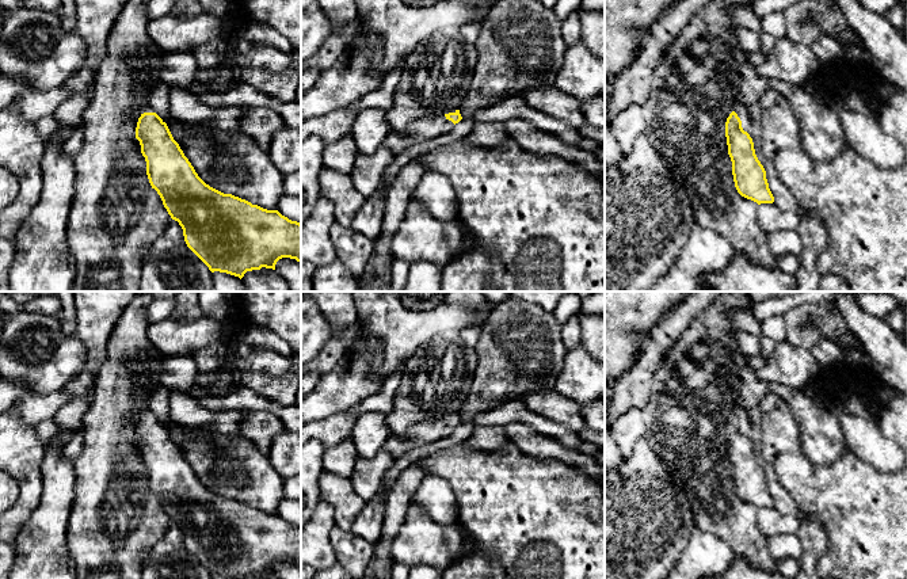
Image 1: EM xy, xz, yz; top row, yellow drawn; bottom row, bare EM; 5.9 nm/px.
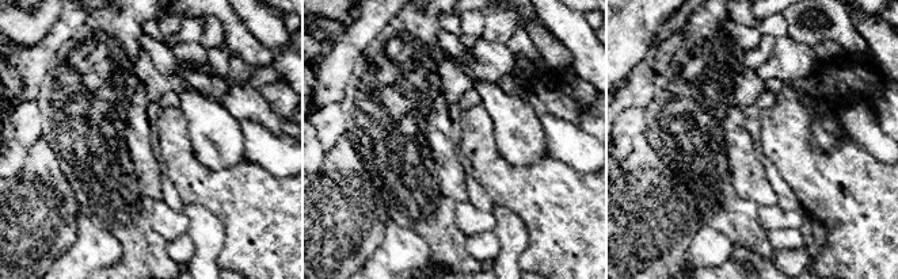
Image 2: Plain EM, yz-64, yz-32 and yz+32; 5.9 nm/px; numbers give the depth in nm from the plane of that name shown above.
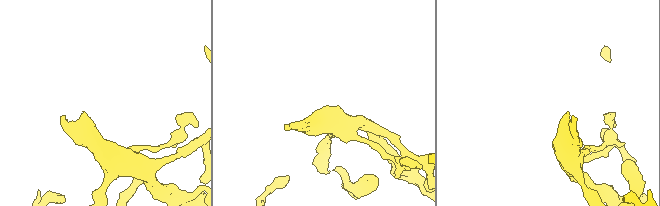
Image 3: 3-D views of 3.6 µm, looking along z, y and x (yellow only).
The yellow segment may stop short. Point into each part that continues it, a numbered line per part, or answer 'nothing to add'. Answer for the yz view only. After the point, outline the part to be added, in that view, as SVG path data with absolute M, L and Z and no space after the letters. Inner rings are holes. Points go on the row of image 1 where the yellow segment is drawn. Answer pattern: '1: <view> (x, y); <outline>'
1: yz (740, 109); M735 102L735 103L731 106L729 114L731 114L732 111L735 111L735 113L738 114L738 117L740 118L740 121L742 121L742 127L743 127L743 130L748 133L750 126L751 126L751 121L750 121L750 117L748 117L748 110L747 110L747 107L748 107L747 104L743 104L743 103L740 103L740 102ZM728 114L728 117L729 117L729 114Z

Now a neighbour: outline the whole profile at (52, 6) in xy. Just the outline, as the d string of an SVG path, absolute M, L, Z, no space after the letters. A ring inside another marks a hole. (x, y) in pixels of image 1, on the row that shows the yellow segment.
M24 0L23 5L30 9L57 12L61 7L61 0Z

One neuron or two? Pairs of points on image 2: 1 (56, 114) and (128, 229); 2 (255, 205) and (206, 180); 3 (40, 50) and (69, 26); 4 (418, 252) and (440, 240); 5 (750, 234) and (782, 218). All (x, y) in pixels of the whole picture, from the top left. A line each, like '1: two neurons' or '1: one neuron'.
1: one neuron
2: one neuron
3: one neuron
4: two neurons
5: two neurons

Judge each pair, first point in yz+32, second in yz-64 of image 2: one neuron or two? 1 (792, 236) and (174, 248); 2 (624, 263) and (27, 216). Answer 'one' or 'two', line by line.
1: one
2: one

